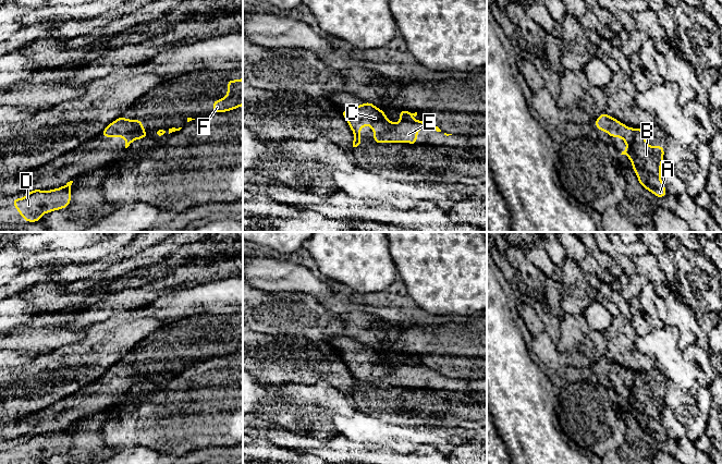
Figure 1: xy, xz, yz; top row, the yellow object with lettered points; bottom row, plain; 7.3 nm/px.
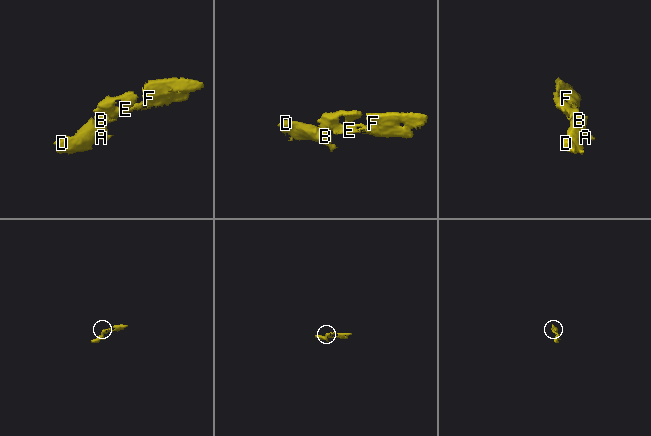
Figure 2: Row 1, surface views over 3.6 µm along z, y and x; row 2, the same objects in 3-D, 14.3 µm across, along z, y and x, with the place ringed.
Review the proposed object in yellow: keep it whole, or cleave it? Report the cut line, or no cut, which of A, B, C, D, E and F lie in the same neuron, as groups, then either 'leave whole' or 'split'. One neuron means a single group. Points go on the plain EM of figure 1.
no cut | A B C D E F | leave whole

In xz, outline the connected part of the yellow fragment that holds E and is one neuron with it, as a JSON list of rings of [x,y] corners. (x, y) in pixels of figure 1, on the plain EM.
[[[369,346],[342,354],[343,362],[354,377],[353,391],[360,388],[360,373],[366,368],[374,374],[374,386],[383,387],[409,387],[417,388],[417,377],[423,371],[431,371],[429,367],[419,364],[411,364],[417,359],[407,354],[400,354],[400,365],[391,366],[383,354]]]

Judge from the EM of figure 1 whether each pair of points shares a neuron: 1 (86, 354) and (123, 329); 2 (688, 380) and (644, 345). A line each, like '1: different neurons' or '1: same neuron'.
1: same neuron
2: same neuron

